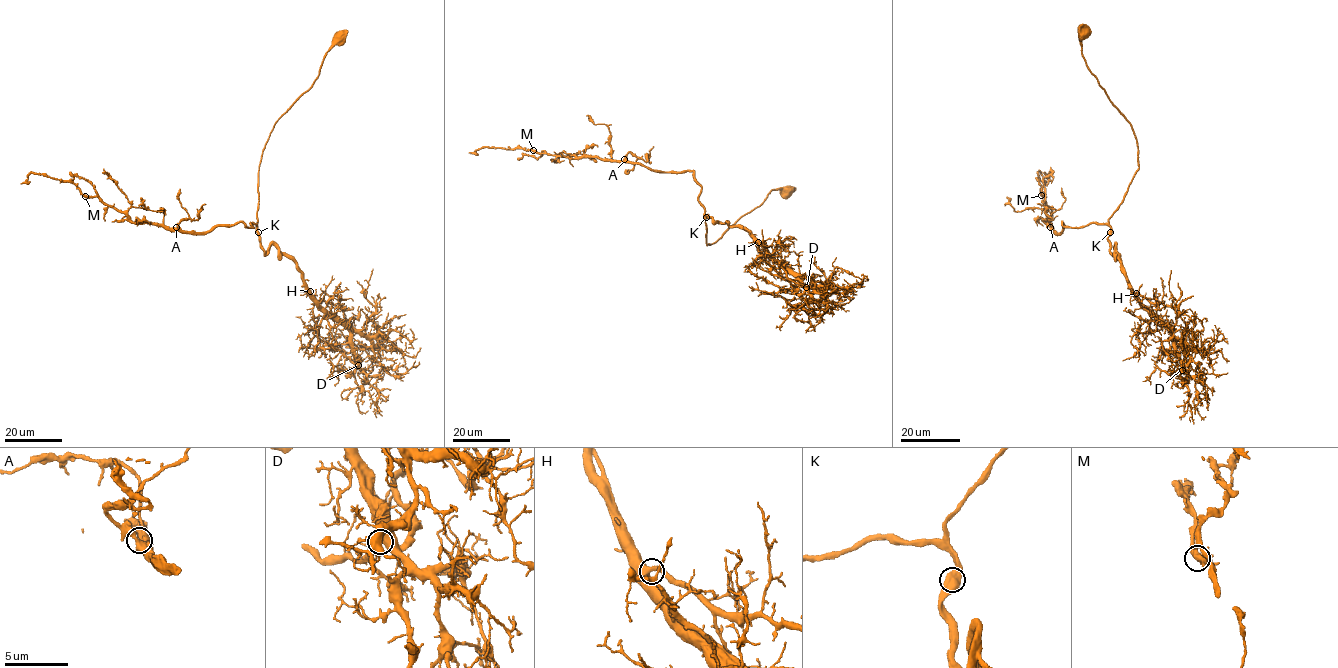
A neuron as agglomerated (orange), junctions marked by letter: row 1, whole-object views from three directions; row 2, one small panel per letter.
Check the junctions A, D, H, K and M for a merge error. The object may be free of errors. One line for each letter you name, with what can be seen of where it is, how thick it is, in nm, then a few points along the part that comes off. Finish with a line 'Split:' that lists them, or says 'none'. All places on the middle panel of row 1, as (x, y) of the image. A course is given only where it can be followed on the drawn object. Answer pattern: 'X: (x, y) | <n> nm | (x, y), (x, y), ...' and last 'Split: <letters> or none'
Split: none

